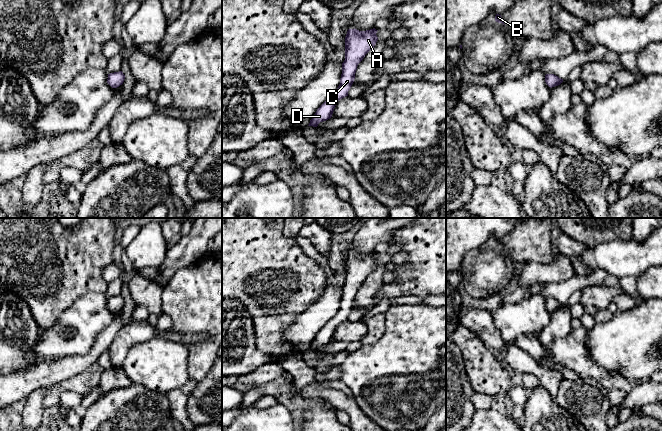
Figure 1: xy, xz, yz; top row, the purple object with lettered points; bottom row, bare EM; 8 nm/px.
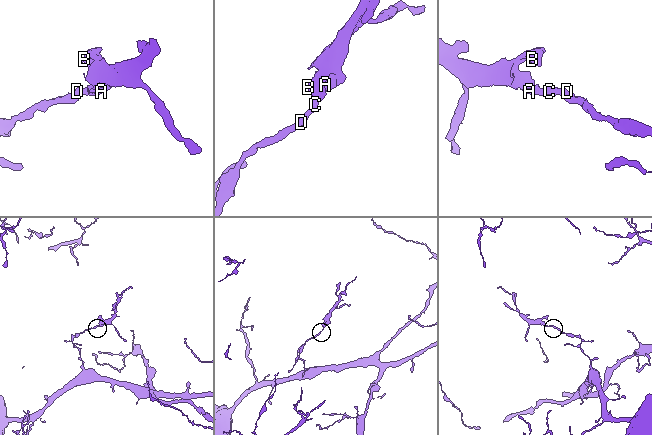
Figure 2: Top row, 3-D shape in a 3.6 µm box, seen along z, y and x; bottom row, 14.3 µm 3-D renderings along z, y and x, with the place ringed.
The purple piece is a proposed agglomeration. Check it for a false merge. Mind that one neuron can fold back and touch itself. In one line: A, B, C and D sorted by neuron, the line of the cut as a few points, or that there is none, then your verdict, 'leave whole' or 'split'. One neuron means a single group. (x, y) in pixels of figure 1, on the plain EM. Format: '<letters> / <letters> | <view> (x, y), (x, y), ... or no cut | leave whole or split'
A B C D | no cut | leave whole

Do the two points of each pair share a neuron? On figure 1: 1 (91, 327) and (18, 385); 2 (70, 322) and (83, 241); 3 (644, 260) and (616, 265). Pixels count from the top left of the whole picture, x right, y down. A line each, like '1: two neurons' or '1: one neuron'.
1: two neurons
2: two neurons
3: one neuron

